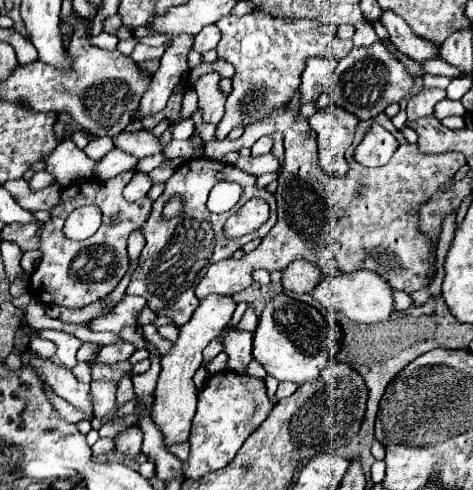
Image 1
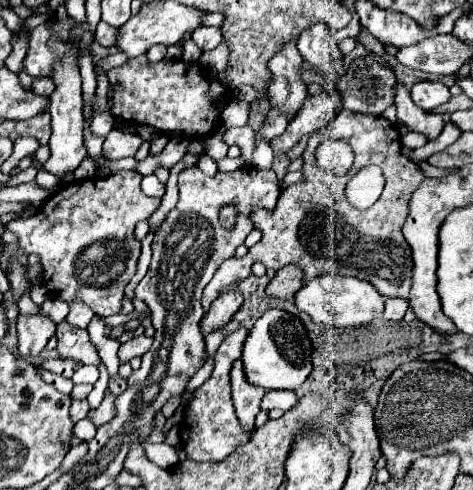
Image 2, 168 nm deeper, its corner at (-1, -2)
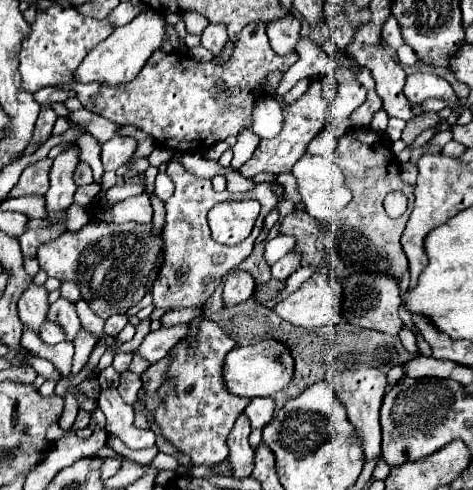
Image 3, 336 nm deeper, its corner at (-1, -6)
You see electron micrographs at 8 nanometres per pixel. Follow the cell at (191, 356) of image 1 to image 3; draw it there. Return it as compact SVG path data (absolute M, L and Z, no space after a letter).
M233 269L233 271L229 271L229 277L223 285L223 303L227 307L243 303L253 295L253 291L255 291L253 275L247 273L247 271Z

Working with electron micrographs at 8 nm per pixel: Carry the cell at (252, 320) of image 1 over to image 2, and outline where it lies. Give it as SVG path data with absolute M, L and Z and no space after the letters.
M239 327L235 333L231 333L221 343L221 347L215 353L215 369L213 369L211 377L201 385L201 389L197 389L197 395L191 401L191 407L179 425L183 449L185 449L187 457L191 457L193 461L209 461L209 463L223 461L239 445L245 445L253 435L253 431L247 431L235 415L229 385L231 368L233 363L241 357L247 335L249 335L249 331L245 327Z

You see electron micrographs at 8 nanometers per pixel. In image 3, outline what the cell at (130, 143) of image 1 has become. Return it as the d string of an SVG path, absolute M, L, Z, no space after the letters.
M117 135L111 141L103 143L101 147L103 147L101 161L103 161L105 171L115 171L115 169L119 169L133 155L133 151L137 147L137 141L133 137Z

